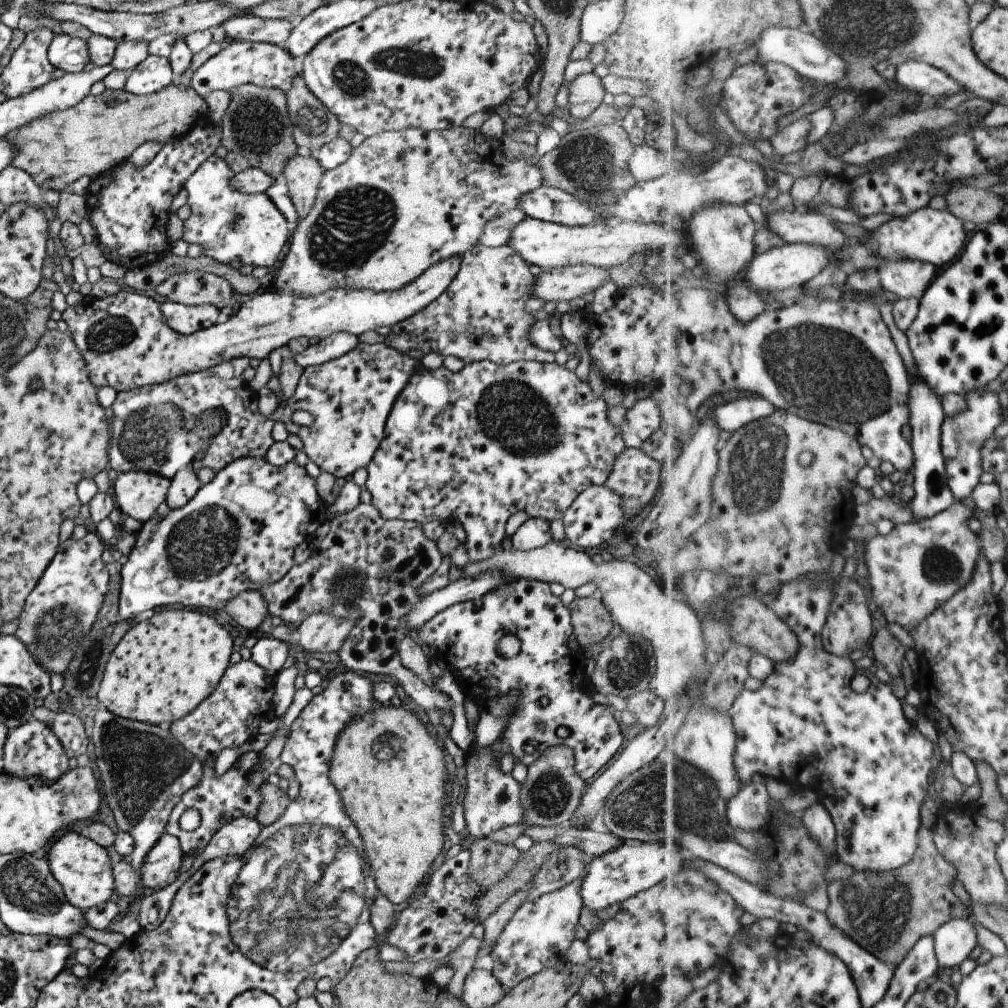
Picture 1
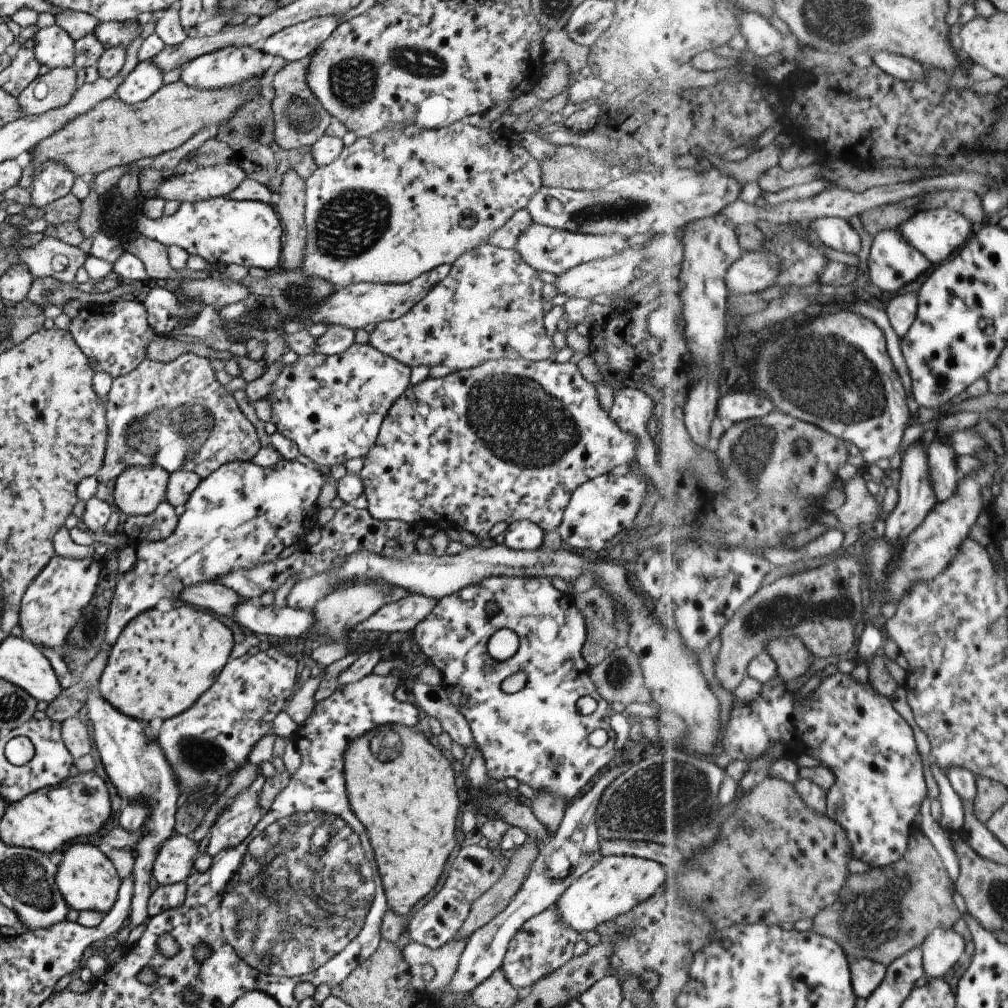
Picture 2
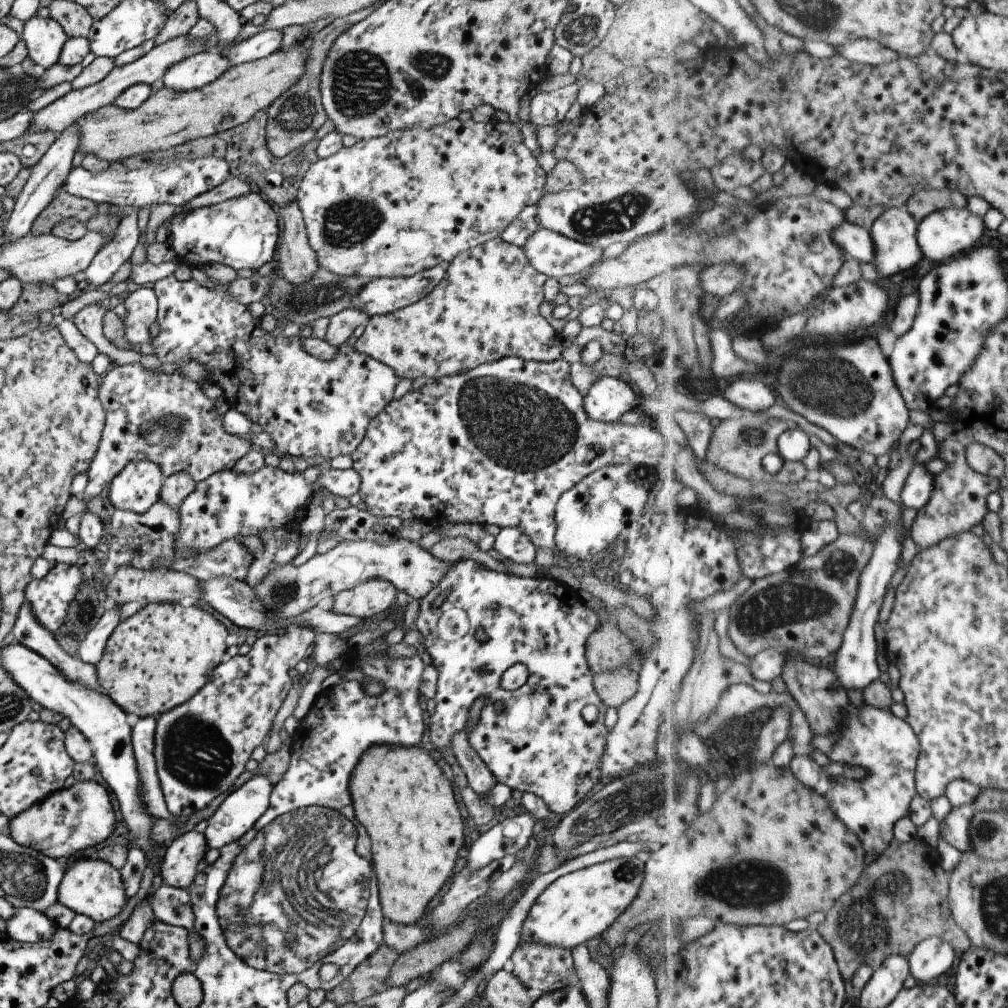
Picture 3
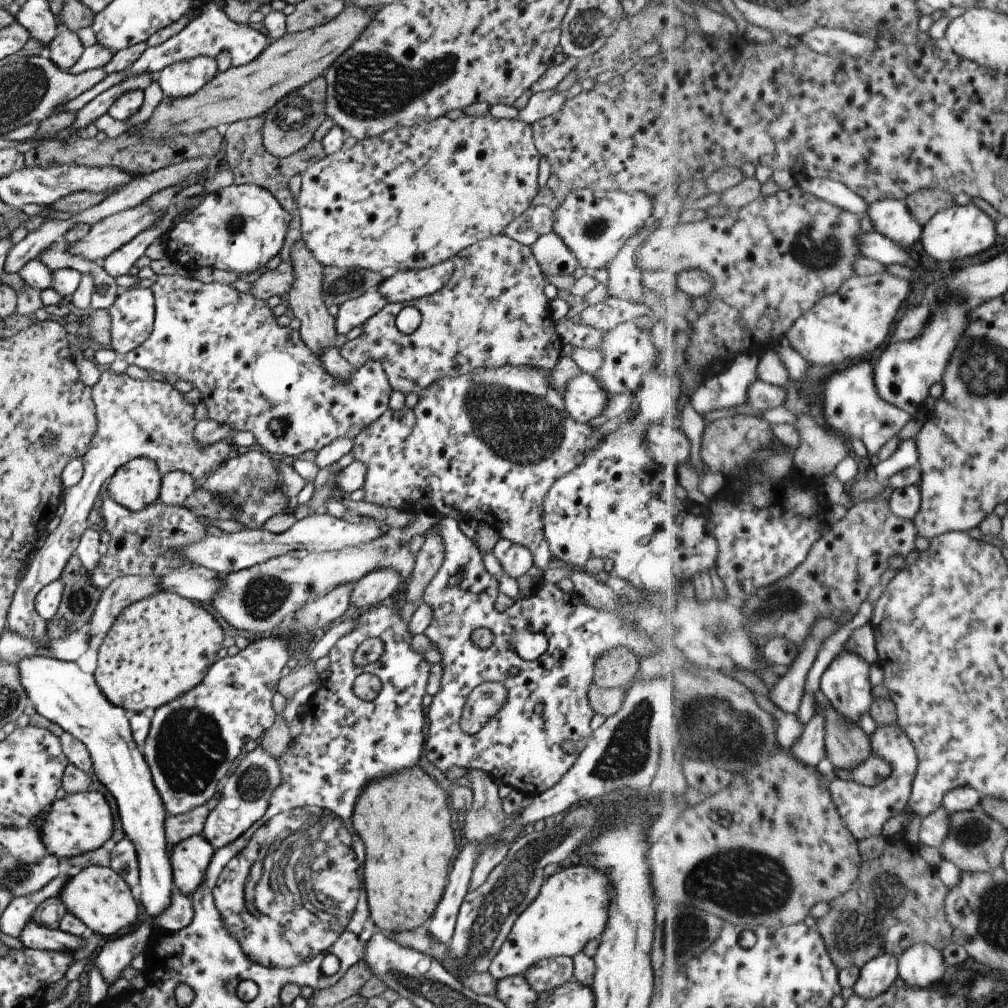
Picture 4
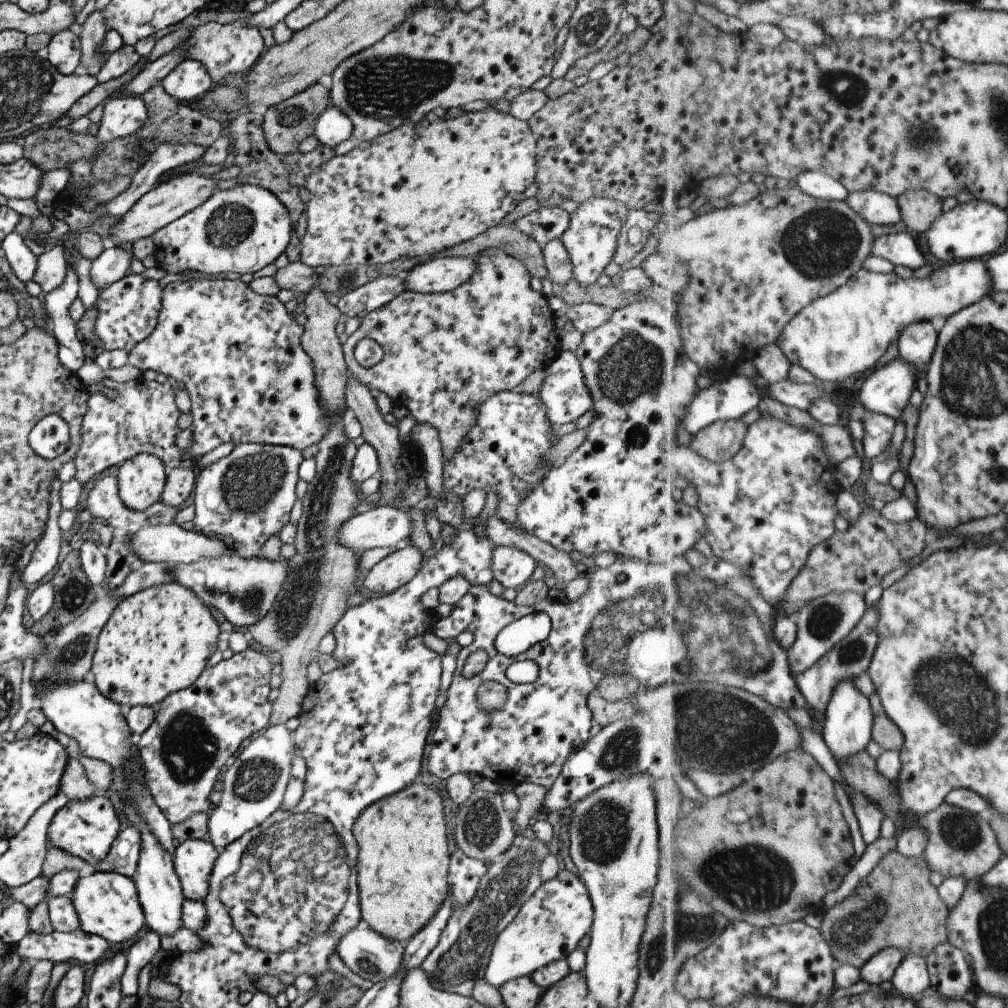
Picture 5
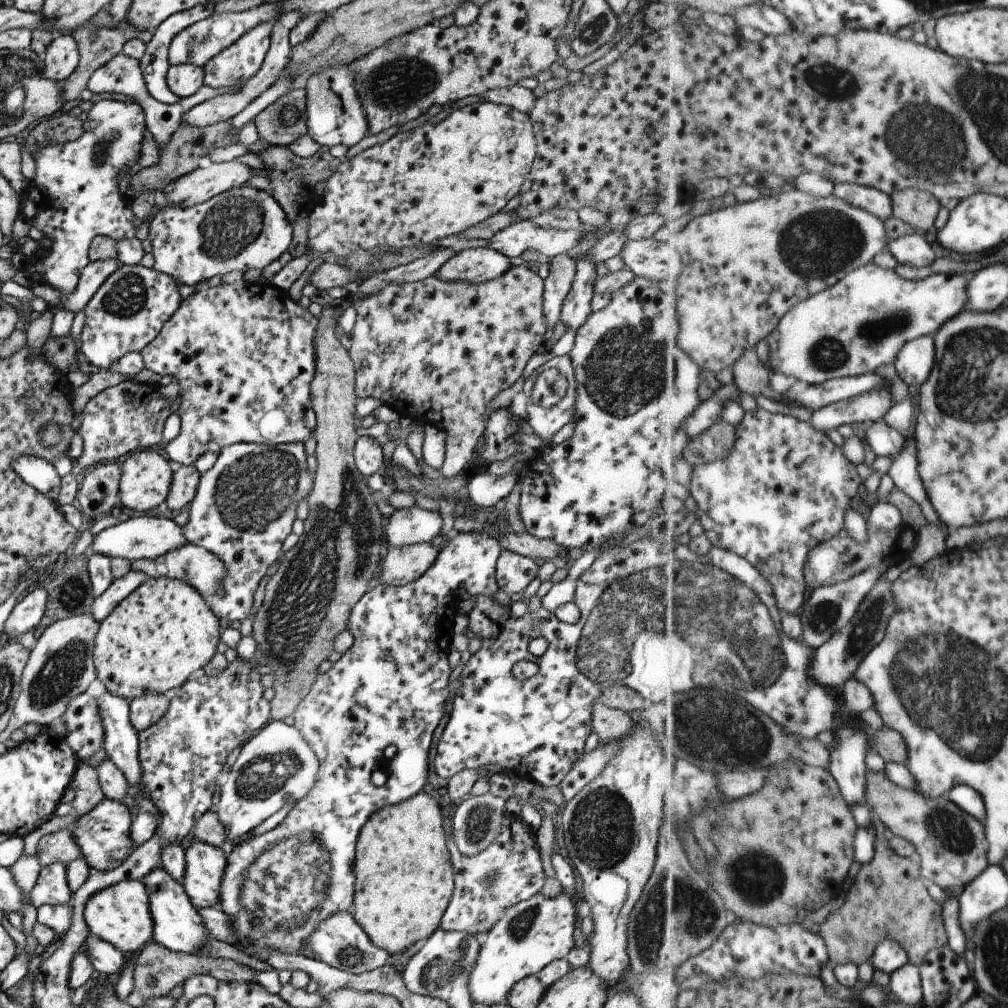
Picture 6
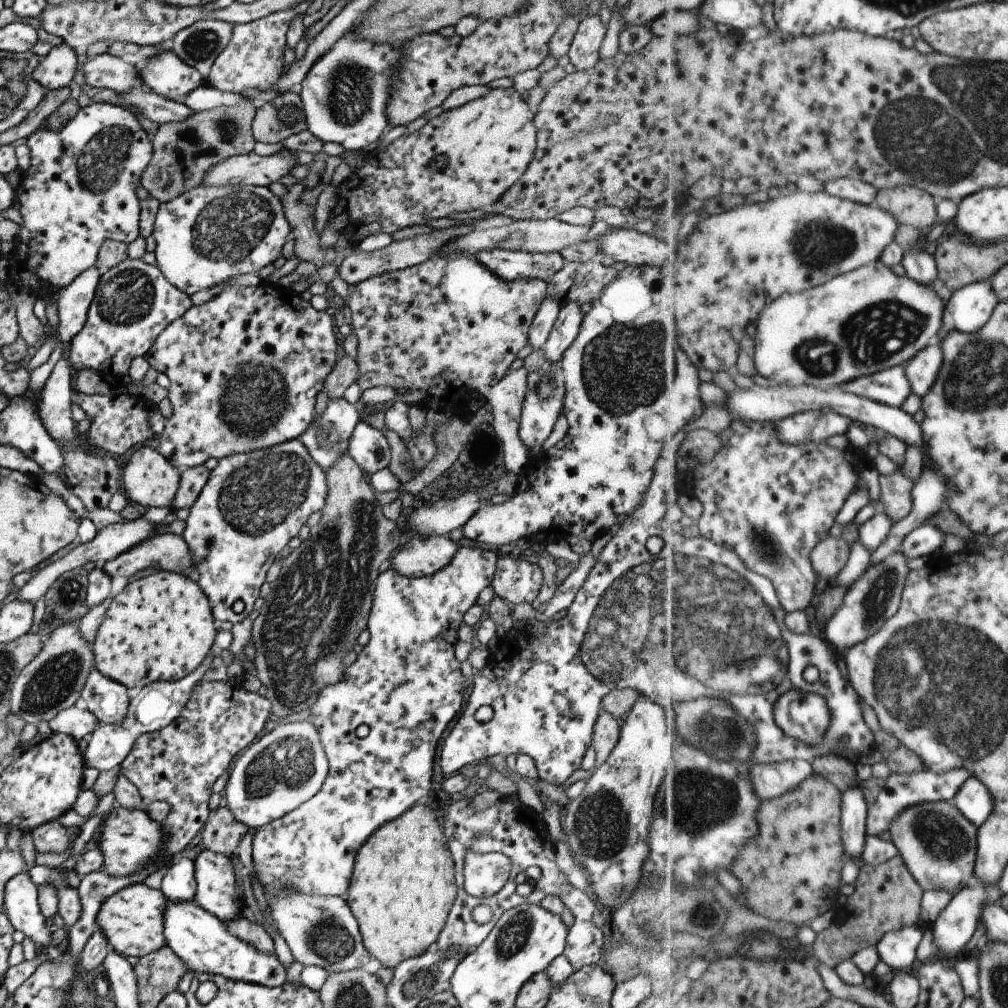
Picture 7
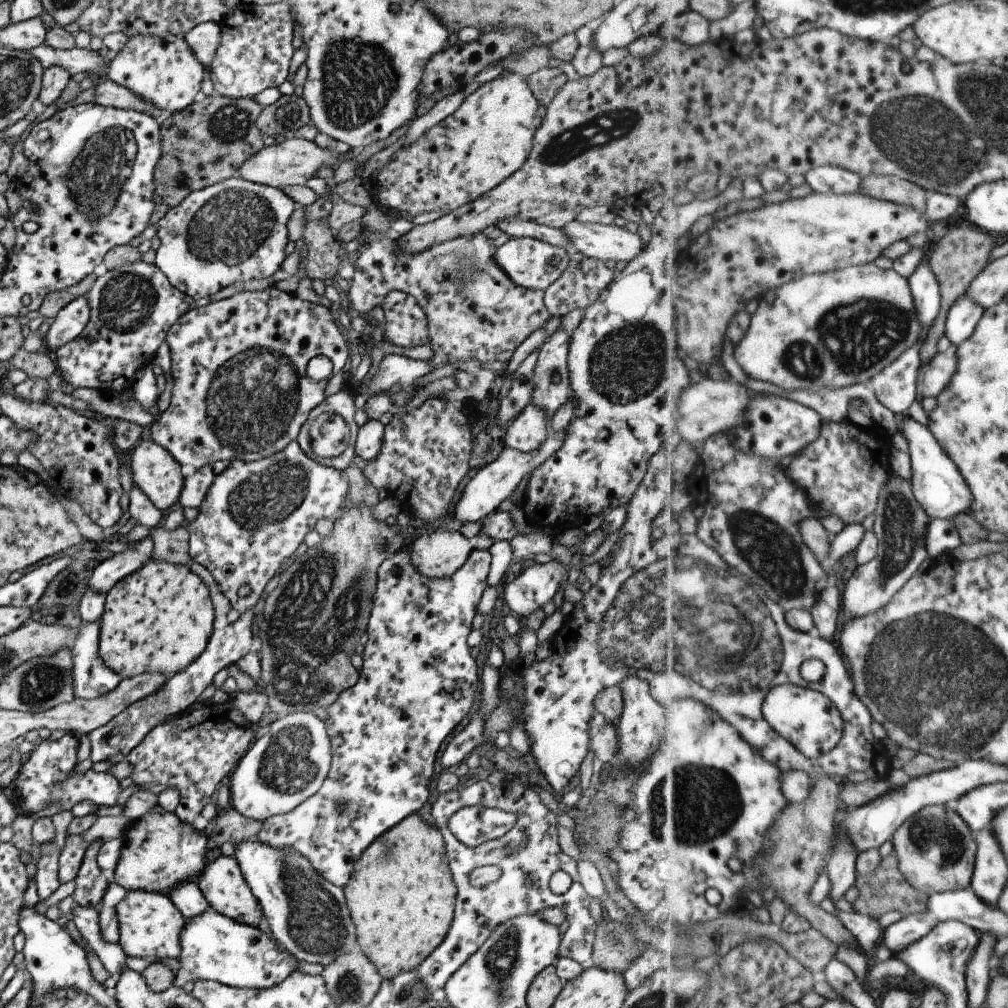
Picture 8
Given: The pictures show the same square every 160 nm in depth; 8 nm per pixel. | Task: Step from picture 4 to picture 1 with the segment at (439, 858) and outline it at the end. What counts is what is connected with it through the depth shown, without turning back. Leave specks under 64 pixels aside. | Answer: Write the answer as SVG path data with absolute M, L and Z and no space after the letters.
M393 702L387 706L379 704L371 712L351 719L336 734L328 760L328 779L337 789L344 813L353 820L361 837L363 861L368 864L378 892L392 905L401 904L421 884L443 846L447 771L441 748L425 731L425 726L399 703Z

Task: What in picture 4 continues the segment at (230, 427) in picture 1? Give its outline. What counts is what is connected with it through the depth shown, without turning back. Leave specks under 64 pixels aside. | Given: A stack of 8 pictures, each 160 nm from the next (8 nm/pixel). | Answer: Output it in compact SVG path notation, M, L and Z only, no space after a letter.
M109 368L101 369L97 382L90 386L90 397L94 404L94 415L96 416L96 431L92 436L88 449L80 458L82 462L82 477L77 484L63 488L62 498L64 512L60 516L60 522L50 534L46 534L43 538L41 548L38 548L30 556L27 568L19 580L15 592L12 594L8 613L6 616L6 629L12 634L19 635L21 638L30 641L47 640L46 624L35 610L34 596L41 590L43 585L53 582L60 578L61 571L65 566L69 557L76 552L82 532L88 527L87 516L97 498L99 491L103 491L101 484L111 478L113 473L128 463L131 459L137 457L145 457L152 460L160 472L161 476L171 471L181 471L187 473L193 480L201 480L207 478L216 468L221 466L231 457L236 450L230 444L229 439L221 439L210 444L201 445L193 438L193 426L197 422L193 419L194 406L188 404L183 399L183 393L179 393L173 385L169 385L166 381L154 379L133 379L125 373L115 373Z

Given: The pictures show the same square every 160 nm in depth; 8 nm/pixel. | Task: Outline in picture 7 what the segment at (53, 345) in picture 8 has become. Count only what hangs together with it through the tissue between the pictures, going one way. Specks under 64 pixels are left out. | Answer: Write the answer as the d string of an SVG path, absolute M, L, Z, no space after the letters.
M90 266L71 283L58 290L55 297L58 325L53 331L58 335L58 340L64 342L63 344L68 344L81 330L100 274L101 272L94 266Z

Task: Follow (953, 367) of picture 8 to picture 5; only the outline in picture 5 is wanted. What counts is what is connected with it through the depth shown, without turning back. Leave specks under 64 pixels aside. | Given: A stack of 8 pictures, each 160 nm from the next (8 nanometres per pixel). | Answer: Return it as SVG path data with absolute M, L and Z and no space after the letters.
M928 320L913 323L898 338L899 356L918 368L918 378L925 376L939 339L939 333Z

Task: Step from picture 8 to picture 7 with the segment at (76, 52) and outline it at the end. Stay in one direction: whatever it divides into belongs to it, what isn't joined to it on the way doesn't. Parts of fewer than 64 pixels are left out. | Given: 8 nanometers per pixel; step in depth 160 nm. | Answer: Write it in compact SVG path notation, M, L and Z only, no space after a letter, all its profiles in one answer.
M107 52L87 59L80 69L86 84L91 87L109 88L118 94L135 87L142 88L136 66Z

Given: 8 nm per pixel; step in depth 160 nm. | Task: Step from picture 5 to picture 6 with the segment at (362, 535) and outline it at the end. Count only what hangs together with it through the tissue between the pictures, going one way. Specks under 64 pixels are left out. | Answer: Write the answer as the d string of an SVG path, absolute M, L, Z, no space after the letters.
M417 507L393 509L382 526L388 548L428 543L438 535L441 517L435 510Z

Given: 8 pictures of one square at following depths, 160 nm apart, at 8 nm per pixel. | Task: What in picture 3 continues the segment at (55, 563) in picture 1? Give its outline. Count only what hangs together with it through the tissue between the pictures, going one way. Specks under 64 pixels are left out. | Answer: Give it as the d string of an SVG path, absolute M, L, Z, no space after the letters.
M54 564L45 577L34 579L25 587L24 600L35 620L53 634L64 622L67 607L82 582L76 564Z

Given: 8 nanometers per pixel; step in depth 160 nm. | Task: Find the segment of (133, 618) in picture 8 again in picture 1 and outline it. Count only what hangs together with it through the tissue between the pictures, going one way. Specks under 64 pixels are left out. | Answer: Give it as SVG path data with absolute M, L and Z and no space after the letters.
M181 609L160 610L159 612L153 613L148 619L131 626L131 628L124 633L119 644L115 646L115 650L111 652L111 656L109 656L105 664L103 676L96 694L97 700L101 707L107 709L112 715L121 717L122 719L141 721L142 723L150 725L158 725L161 724L161 722L172 723L174 720L189 714L206 696L210 695L210 692L213 692L219 679L223 676L225 669L229 666L229 656L231 656L231 648L233 648L231 640L227 631L223 629L223 626L217 624L217 622L215 622L211 616L207 616L207 614Z

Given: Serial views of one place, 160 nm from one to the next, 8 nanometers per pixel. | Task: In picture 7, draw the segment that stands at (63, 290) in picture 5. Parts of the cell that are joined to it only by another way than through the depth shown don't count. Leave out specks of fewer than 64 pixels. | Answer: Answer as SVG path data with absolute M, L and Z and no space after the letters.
M92 103L86 107L80 108L77 114L64 127L57 132L53 132L45 127L37 129L33 134L30 134L23 143L27 146L30 152L30 163L26 170L21 172L21 183L15 189L15 205L18 207L19 214L23 218L23 223L19 225L19 232L15 240L12 252L8 255L9 278L13 278L15 282L21 282L27 290L31 287L40 285L43 282L45 286L55 286L55 288L63 288L72 280L80 275L86 268L94 266L99 245L107 239L117 241L128 245L133 242L138 236L138 220L139 220L139 200L135 197L134 187L138 184L140 174L143 172L145 165L149 162L152 155L152 144L147 137L147 134L141 129L139 122L135 116L126 108L112 105L109 103Z

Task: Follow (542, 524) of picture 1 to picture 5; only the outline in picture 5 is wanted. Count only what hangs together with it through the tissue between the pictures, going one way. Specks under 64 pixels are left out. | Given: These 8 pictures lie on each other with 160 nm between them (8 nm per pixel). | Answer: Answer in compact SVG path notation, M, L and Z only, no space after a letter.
M498 546L492 551L490 567L492 578L503 588L517 590L532 575L535 561L522 550L512 546Z

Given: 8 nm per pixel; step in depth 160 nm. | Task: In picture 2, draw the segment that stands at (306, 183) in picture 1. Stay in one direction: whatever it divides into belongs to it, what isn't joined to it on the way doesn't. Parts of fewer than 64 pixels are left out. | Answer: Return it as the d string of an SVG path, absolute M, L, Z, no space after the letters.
M293 169L283 173L277 202L273 204L282 228L281 268L295 270L302 259L306 228L304 225L304 180Z

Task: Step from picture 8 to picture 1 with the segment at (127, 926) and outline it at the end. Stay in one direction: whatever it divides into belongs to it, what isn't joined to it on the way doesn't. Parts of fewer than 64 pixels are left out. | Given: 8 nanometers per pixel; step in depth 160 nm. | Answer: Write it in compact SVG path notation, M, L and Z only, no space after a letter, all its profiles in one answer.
M67 831L51 844L44 858L52 877L62 888L68 903L74 907L86 911L116 898L109 856L103 847L95 844L89 837Z

